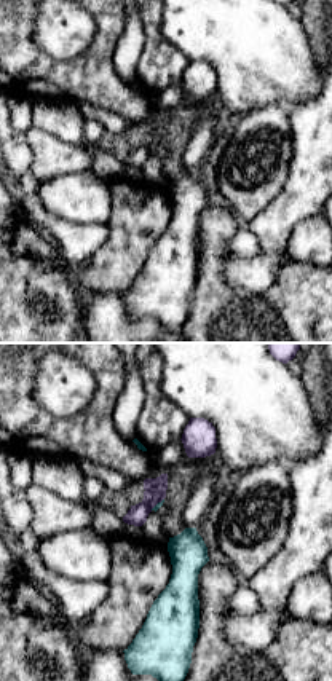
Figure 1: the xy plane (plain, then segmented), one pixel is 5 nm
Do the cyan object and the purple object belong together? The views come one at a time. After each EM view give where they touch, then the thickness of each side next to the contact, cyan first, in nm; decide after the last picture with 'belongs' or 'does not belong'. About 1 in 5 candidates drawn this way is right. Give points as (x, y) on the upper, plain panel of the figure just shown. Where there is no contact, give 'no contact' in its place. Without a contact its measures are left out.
meets cyan at (158, 145); 20 nm thick on the cyan side, 110 nm on the other

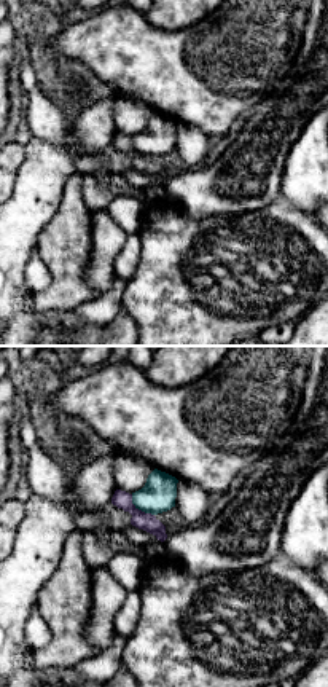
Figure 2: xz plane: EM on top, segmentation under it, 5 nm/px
meets cyan at (139, 152); 170 nm thick on the cyan side, 90 nm on the other

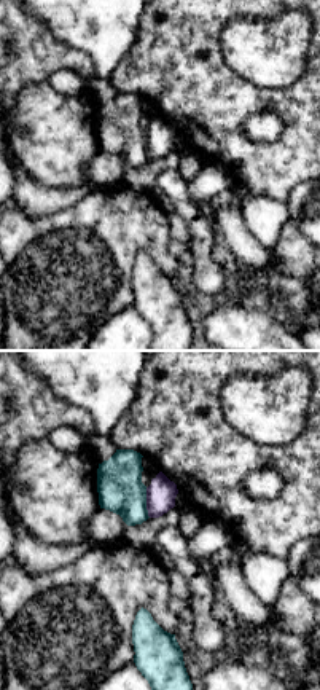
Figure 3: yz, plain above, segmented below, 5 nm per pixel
meets cyan at (145, 145); 220 nm thick on the cyan side, 150 nm on the other

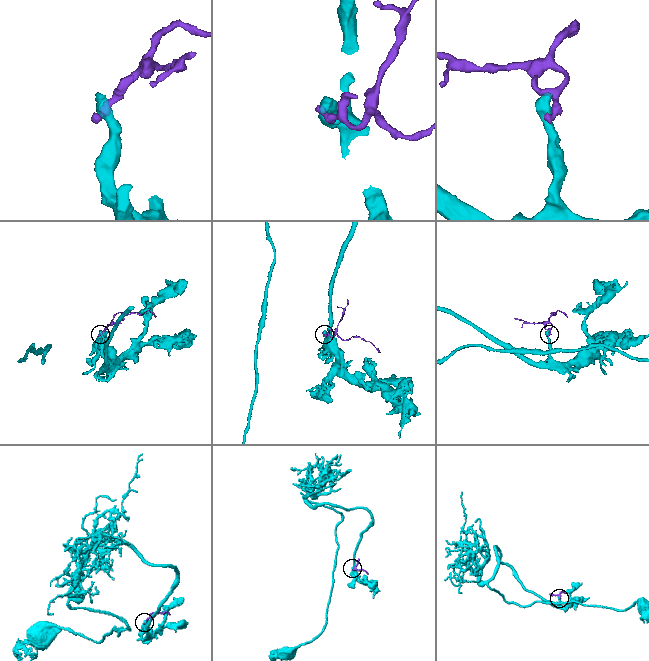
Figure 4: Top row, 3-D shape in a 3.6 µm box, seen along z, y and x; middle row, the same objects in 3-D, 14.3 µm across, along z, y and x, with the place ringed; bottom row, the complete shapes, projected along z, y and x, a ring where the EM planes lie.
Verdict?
does not belong

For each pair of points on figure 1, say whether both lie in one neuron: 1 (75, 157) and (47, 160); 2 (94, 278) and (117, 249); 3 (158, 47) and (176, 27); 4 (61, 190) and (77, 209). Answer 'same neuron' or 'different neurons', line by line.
1: same neuron
2: same neuron
3: different neurons
4: same neuron

